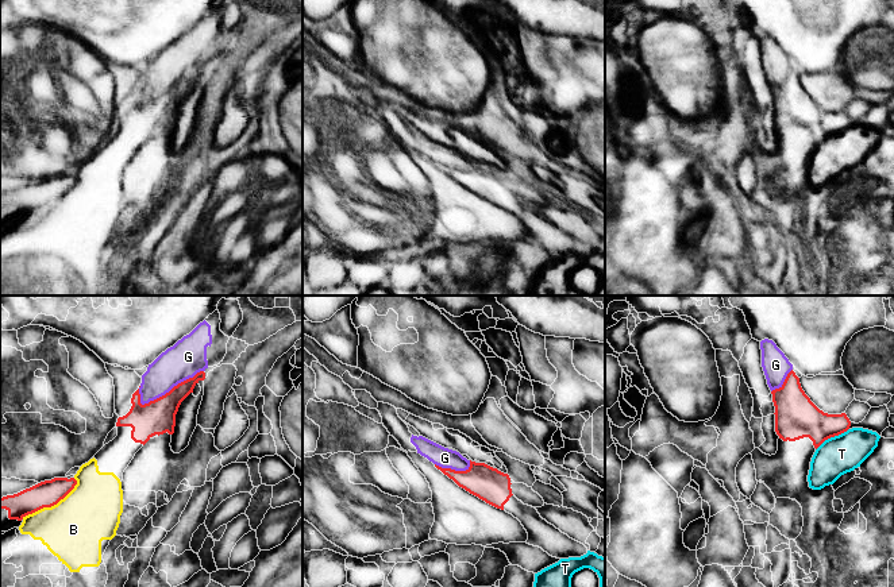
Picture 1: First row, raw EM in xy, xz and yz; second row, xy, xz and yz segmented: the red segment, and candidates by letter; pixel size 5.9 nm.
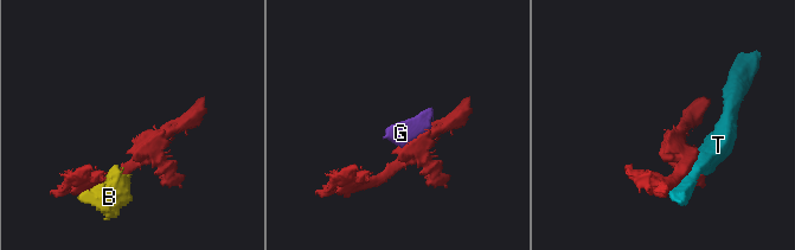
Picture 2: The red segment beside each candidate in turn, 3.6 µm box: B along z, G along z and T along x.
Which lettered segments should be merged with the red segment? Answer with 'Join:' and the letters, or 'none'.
Join: B

